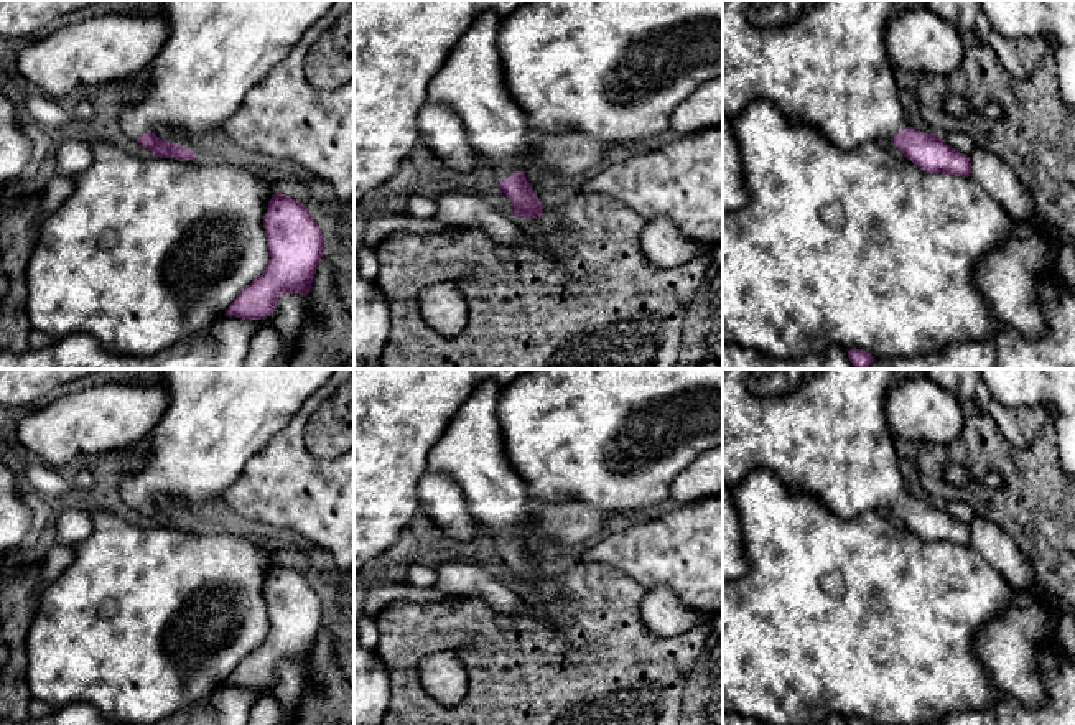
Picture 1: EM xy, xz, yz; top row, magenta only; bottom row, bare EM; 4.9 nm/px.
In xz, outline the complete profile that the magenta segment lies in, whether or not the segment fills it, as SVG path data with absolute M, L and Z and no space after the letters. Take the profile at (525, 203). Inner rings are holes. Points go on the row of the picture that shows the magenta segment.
M494 12L481 13L453 51L440 71L431 77L426 91L426 101L449 105L463 120L468 138L492 170L504 193L514 204L514 216L542 216L542 201L532 191L525 178L525 165L533 163L543 168L551 181L578 180L589 173L612 147L627 147L621 143L606 143L589 138L583 132L538 133L528 129L527 115L512 99L497 49L497 33L500 18Z

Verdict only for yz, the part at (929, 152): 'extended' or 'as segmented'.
extended

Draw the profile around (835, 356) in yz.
M723 343L723 369L856 369L841 346L795 359L774 359L754 349Z

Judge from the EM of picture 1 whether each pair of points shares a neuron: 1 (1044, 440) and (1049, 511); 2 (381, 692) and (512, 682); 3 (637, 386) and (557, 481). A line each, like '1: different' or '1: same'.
1: same
2: different
3: same

